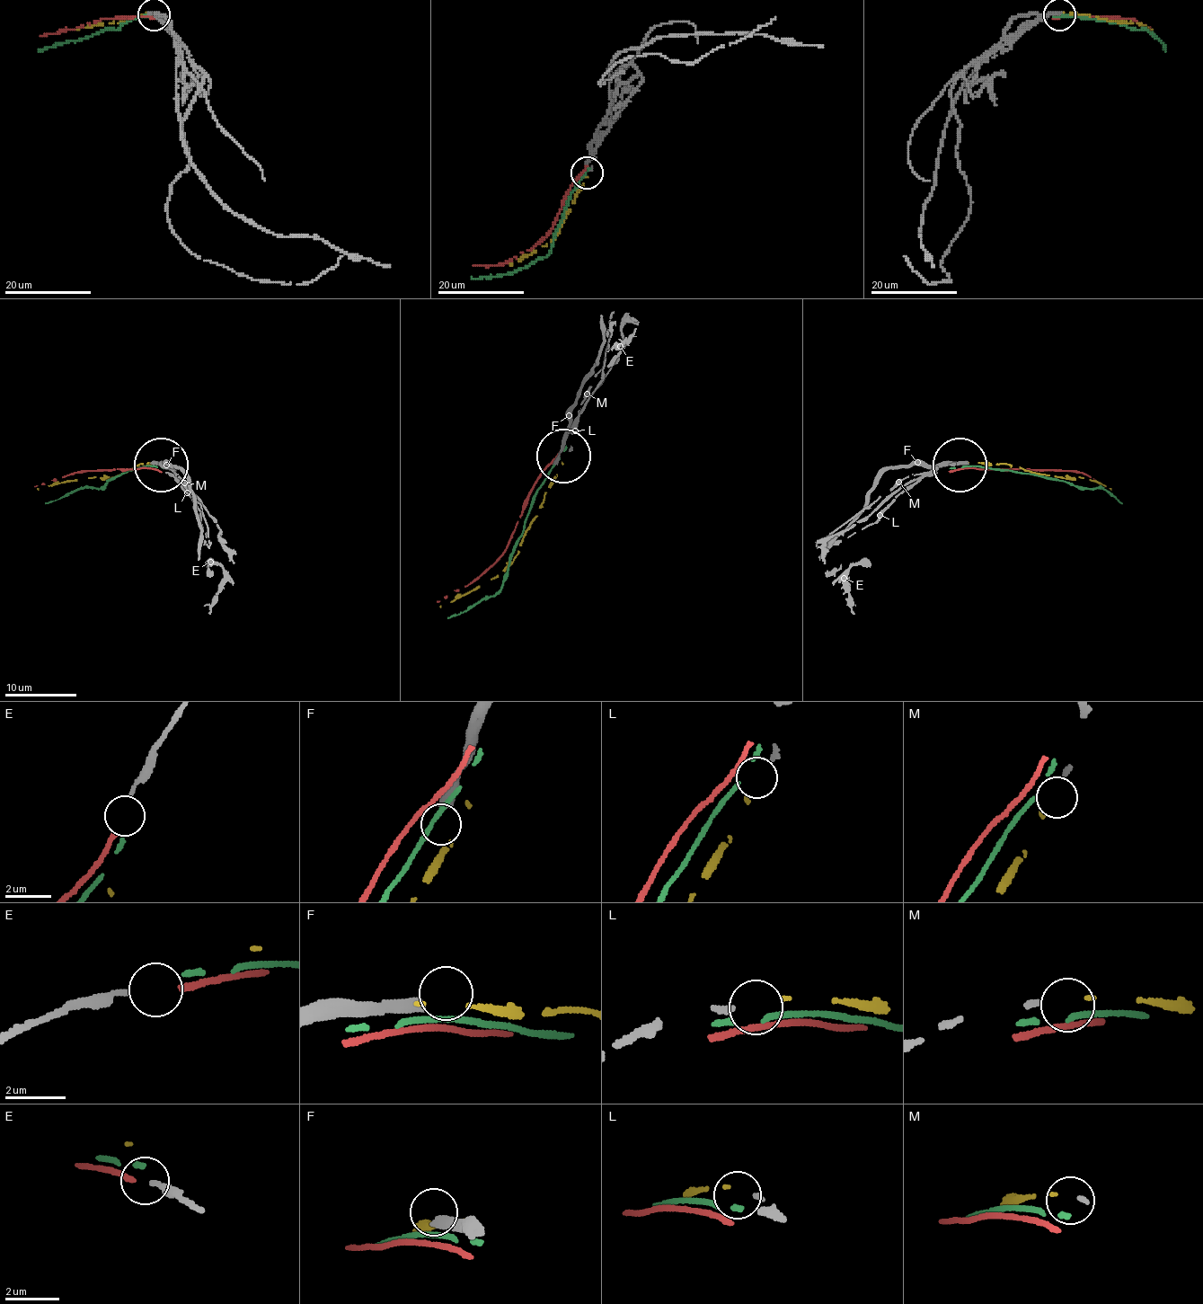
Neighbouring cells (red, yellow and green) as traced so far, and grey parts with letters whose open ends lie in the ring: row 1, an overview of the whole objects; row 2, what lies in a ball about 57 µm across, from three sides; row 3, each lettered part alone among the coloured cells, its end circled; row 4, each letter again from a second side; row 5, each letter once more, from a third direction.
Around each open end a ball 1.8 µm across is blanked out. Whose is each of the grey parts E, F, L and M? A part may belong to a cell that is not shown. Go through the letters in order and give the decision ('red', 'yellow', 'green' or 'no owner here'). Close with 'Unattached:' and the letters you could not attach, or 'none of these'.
E: red
F: no owner here
L: yellow
M: no owner here
Unattached: F, M

